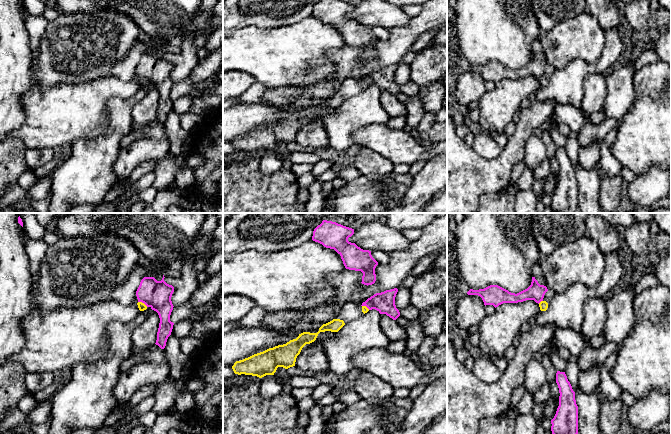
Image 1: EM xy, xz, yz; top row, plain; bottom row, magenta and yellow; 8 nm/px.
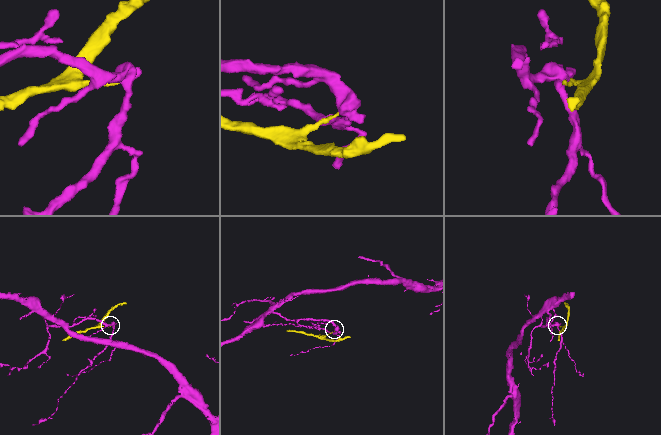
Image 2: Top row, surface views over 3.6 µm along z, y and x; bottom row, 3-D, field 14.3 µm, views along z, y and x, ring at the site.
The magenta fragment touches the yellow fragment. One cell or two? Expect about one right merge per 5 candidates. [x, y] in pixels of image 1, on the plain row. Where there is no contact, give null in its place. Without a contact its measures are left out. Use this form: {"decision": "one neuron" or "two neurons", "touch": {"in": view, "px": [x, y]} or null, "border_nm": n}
{"decision": "two neurons", "touch": {"in": "xy", "px": [143, 78]}, "border_nm": 90}

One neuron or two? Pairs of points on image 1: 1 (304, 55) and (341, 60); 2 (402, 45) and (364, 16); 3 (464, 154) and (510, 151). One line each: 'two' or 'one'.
1: two
2: two
3: one

